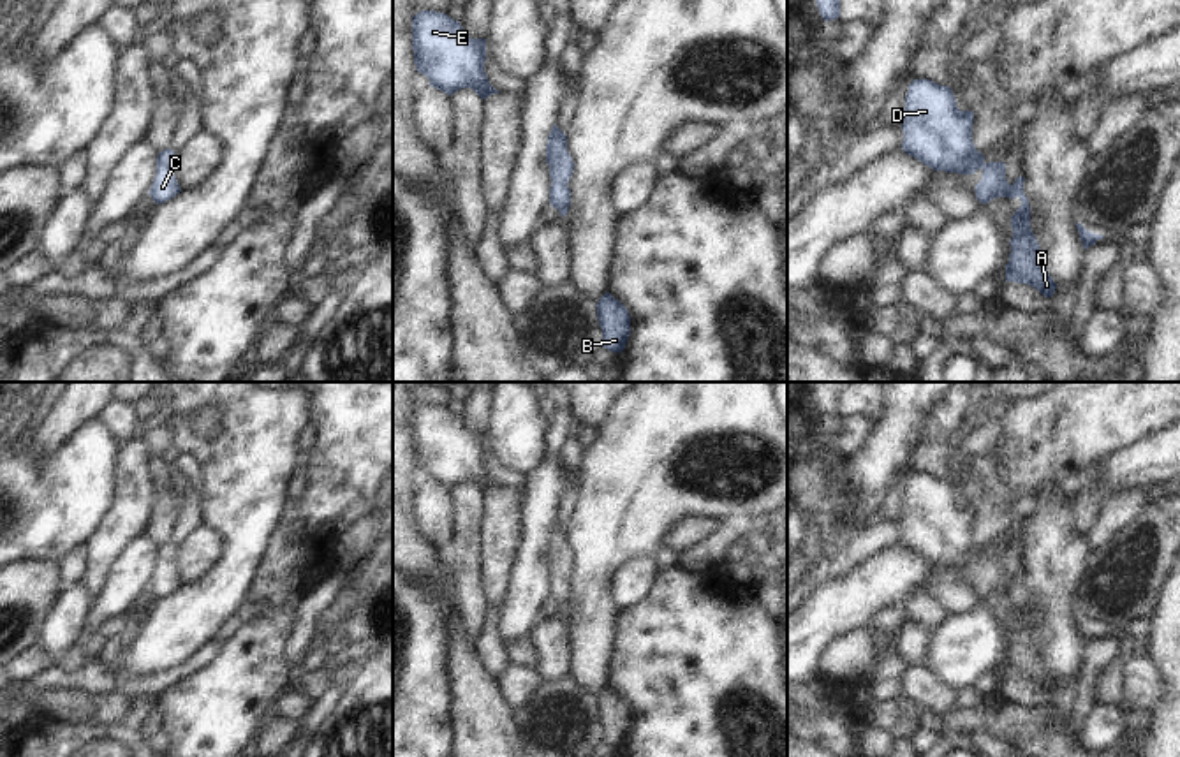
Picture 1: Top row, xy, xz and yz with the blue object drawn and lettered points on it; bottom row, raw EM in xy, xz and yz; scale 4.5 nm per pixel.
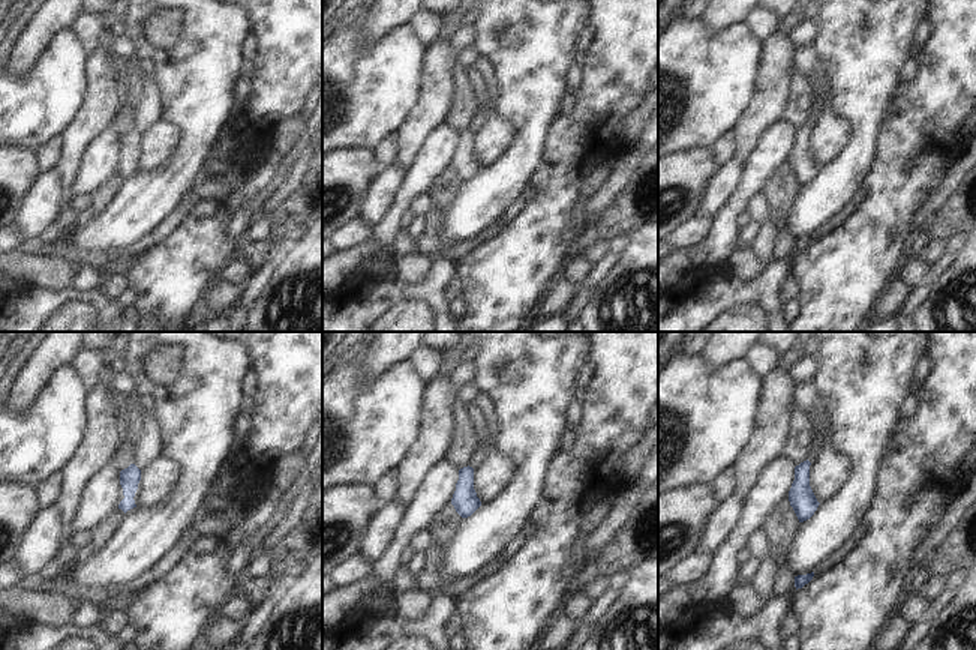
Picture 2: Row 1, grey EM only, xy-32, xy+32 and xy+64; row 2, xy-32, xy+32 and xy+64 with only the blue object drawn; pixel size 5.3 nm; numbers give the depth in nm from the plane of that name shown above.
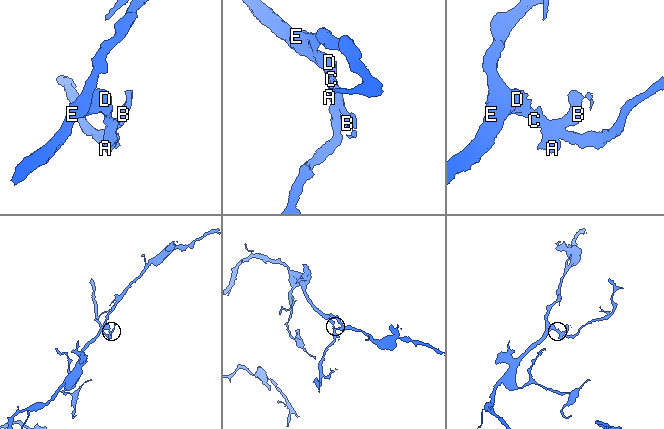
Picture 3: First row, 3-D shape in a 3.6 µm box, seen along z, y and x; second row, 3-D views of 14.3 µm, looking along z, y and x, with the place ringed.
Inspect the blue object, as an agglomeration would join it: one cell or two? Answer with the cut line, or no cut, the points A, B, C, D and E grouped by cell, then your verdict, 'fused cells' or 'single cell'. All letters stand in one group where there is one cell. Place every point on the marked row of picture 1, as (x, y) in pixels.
cut none; groups A B C D E; single cell

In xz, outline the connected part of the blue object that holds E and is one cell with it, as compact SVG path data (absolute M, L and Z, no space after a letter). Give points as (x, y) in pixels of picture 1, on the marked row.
M421 11L412 16L412 49L416 70L430 79L430 86L447 95L461 88L472 88L483 100L497 92L484 72L486 39L470 39L460 21L444 12Z

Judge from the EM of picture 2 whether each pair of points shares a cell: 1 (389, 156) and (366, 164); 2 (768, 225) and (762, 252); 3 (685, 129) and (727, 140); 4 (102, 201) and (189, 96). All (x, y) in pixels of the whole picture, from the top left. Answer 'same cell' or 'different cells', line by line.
1: different cells
2: same cell
3: different cells
4: different cells

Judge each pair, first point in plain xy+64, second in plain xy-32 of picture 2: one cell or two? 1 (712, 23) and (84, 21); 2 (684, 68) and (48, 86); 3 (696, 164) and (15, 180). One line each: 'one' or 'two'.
1: two
2: one
3: one

